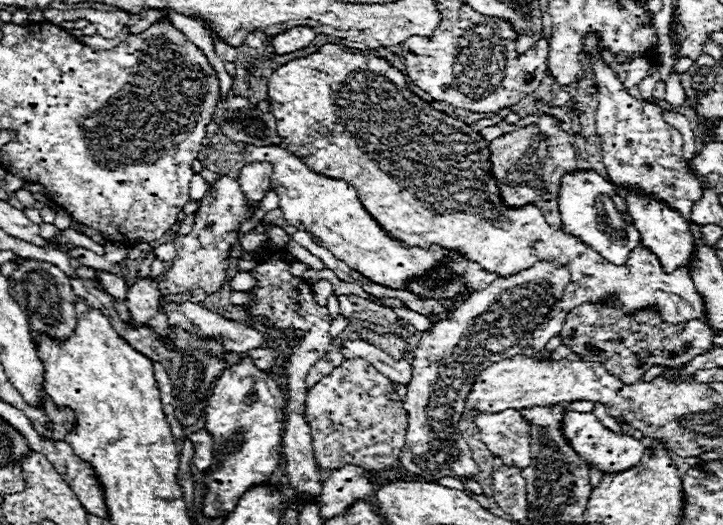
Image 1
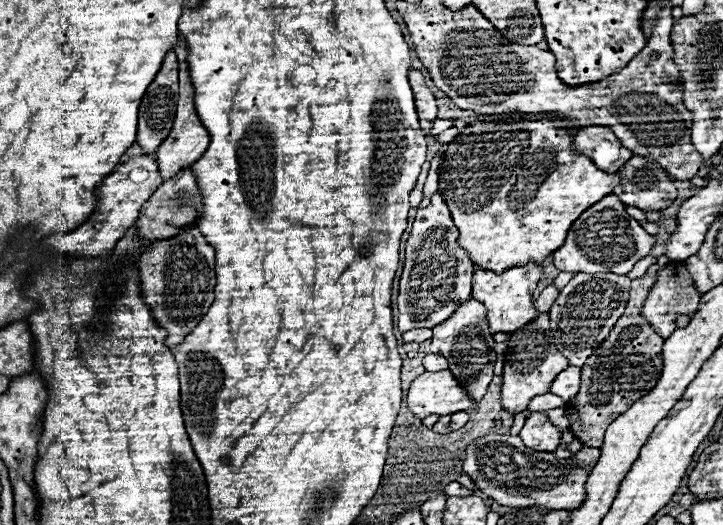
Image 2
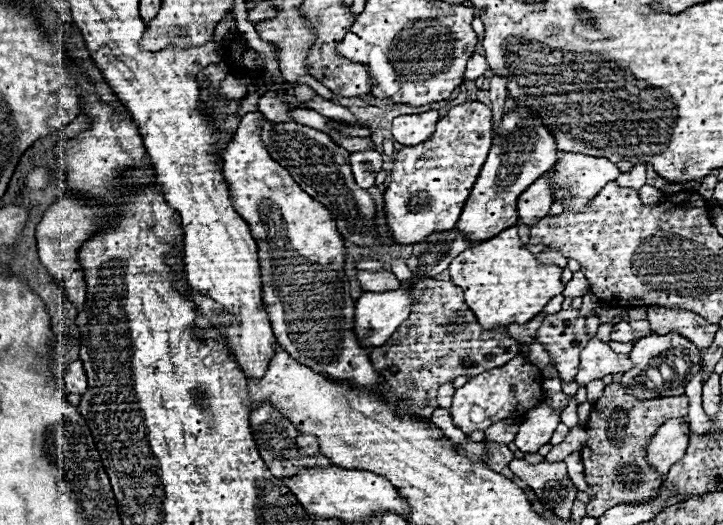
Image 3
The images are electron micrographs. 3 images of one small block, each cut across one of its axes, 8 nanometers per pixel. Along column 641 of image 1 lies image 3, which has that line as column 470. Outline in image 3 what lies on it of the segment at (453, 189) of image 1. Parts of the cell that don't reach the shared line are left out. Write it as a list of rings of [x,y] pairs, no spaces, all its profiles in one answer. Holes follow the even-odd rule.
[[[512,226],[488,242],[480,242],[450,262],[452,282],[464,290],[464,300],[486,328],[524,324],[544,310],[550,298],[564,290],[560,282],[562,268],[540,262],[518,238],[518,228]]]

